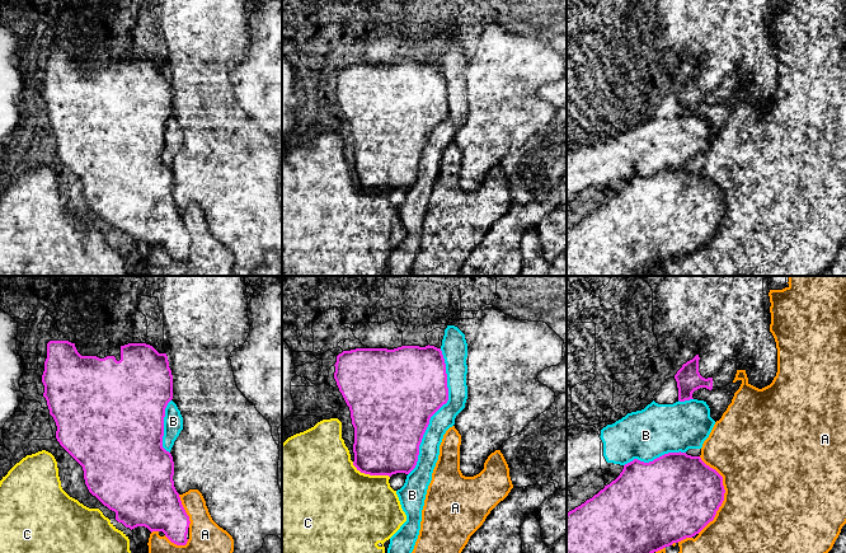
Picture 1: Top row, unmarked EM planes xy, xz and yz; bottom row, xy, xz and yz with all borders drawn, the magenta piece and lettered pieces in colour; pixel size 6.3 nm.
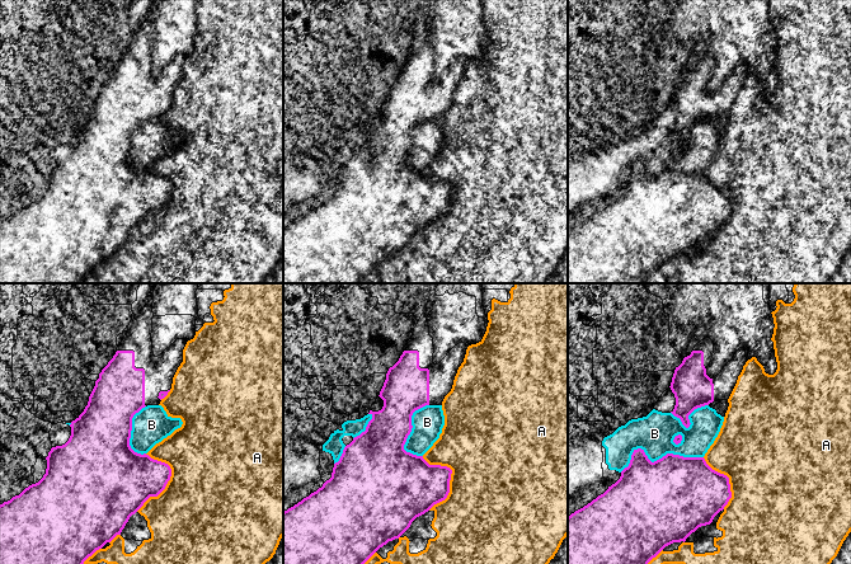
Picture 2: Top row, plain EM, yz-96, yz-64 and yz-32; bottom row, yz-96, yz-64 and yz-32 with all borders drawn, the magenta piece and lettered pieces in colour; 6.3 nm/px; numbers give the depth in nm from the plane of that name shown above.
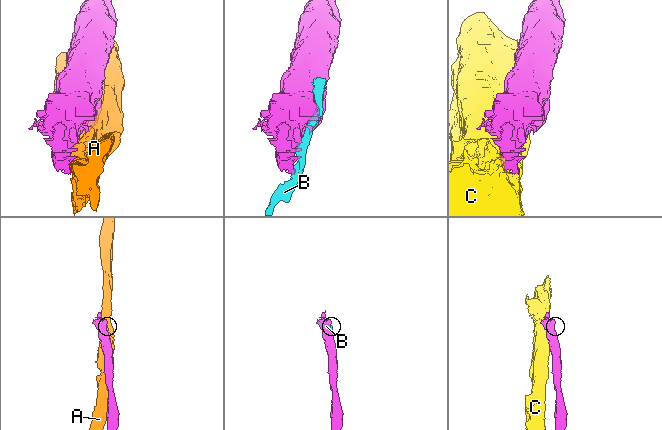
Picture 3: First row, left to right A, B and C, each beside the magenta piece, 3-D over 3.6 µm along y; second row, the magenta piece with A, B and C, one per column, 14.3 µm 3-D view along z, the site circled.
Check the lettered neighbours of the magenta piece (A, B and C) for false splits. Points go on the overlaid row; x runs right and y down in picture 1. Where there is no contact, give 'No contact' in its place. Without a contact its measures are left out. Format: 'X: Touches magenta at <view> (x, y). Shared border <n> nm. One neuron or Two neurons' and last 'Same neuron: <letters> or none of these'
A: Touches magenta at yz (723, 495). Shared border 480 nm. Two neurons
B: Touches magenta at xz (436, 411). Shared border 850 nm. Two neurons
C: Touches magenta at xz (370, 474). Shared border 260 nm. Two neurons
Same neuron: none of these

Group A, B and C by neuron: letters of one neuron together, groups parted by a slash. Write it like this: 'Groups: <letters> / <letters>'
Groups: A / B / C

